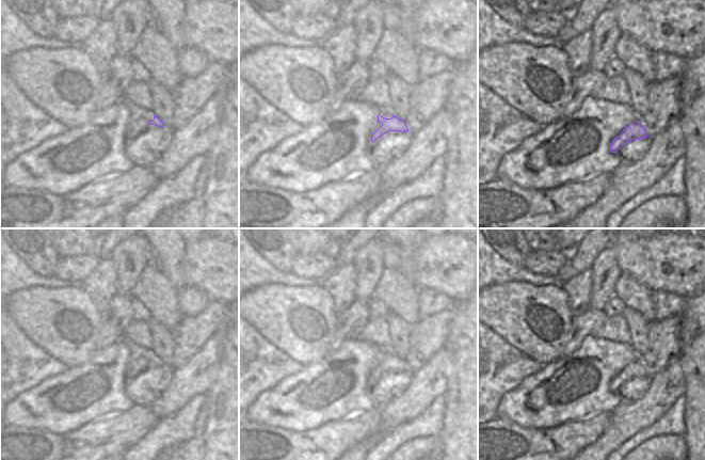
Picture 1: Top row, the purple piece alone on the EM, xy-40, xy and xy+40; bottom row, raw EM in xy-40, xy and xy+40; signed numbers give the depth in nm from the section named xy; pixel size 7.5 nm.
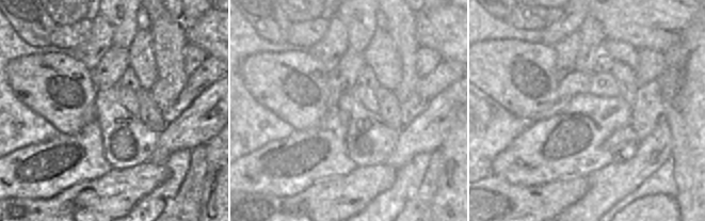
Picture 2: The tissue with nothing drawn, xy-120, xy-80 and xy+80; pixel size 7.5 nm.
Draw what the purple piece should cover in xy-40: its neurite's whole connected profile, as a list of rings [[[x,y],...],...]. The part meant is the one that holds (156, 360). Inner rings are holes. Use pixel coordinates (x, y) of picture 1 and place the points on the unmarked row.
[[[127,338],[122,339],[130,350],[124,391],[134,405],[151,407],[169,386],[173,368],[165,365],[151,349],[140,347]]]

